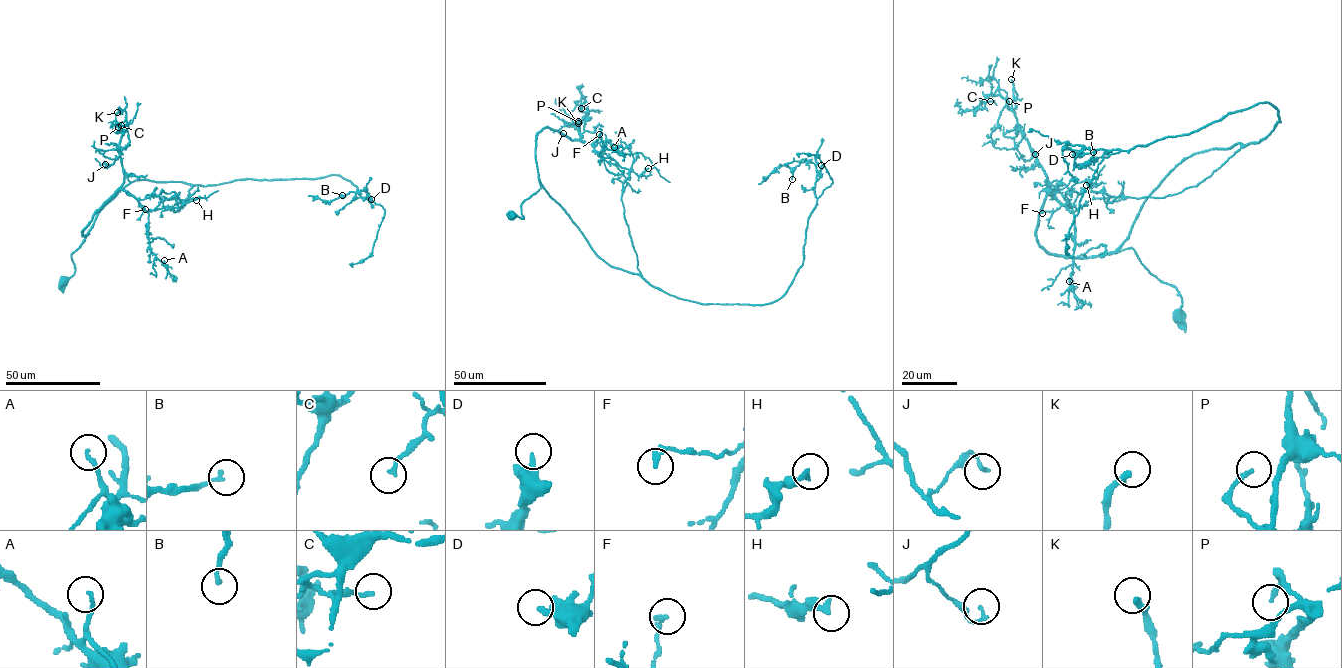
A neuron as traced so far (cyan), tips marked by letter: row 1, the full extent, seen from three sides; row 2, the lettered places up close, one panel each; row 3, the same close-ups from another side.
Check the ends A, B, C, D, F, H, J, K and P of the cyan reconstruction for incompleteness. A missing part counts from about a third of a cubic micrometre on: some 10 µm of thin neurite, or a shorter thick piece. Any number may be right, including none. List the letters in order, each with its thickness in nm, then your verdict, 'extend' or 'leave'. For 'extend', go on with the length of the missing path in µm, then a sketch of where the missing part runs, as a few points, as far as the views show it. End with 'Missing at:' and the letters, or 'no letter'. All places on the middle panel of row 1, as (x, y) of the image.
A: 140 nm thick; leave
B: 180 nm thick; leave
C: 180 nm thick; leave
D: 240 nm thick; leave
F: 200 nm thick; leave
H: 300 nm thick; leave
J: 140 nm thick; leave
K: 240 nm thick; extend; about 15 µm are missing; missing branch runs (578, 123), (576, 114), (567, 111)
P: 180 nm thick; leave
Missing at: K

